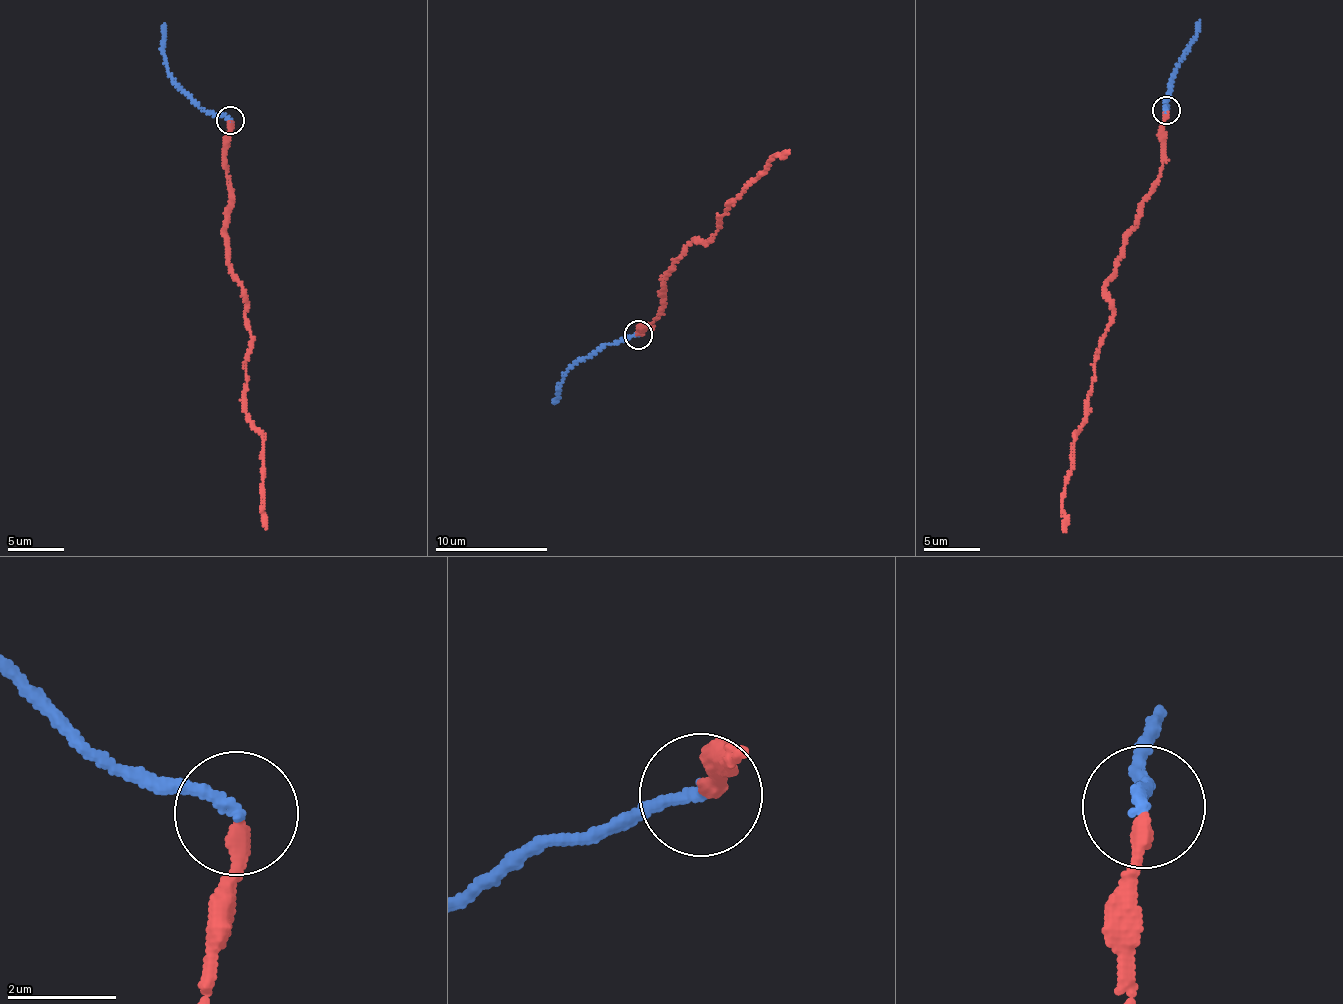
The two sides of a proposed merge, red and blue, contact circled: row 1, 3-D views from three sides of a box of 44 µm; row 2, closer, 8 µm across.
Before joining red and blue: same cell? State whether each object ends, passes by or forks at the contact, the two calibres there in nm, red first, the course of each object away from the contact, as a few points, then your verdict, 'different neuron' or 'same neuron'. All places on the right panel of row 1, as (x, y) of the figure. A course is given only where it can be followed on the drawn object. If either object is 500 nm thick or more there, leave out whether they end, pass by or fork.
red ends; blue ends; calibres 280 and 220 nm; course red (1167, 112), (1165, 160), (1105, 287), (1112, 323), (1096, 355), (1088, 414), (1074, 441), (1063, 532); course blue (1167, 110), (1165, 108), (1174, 72), (1199, 20); same neuron

